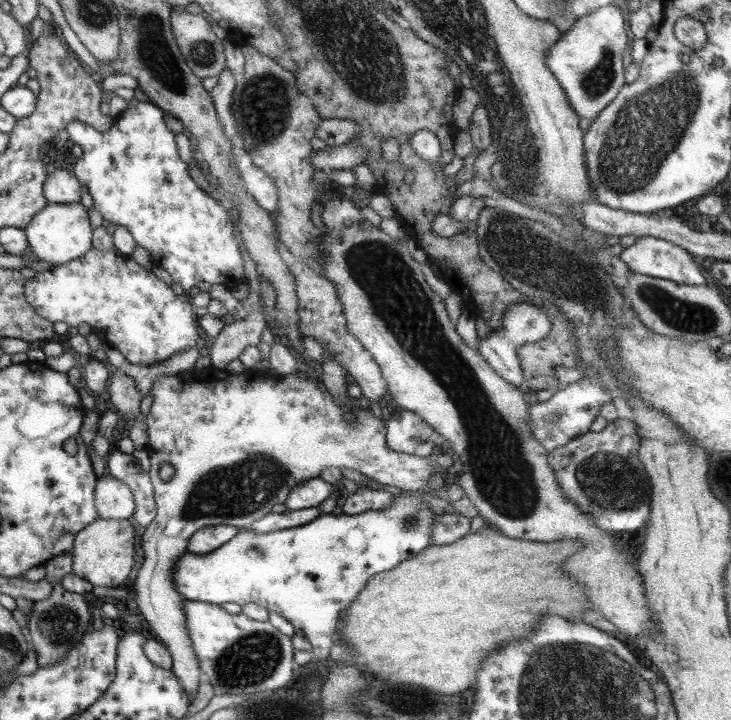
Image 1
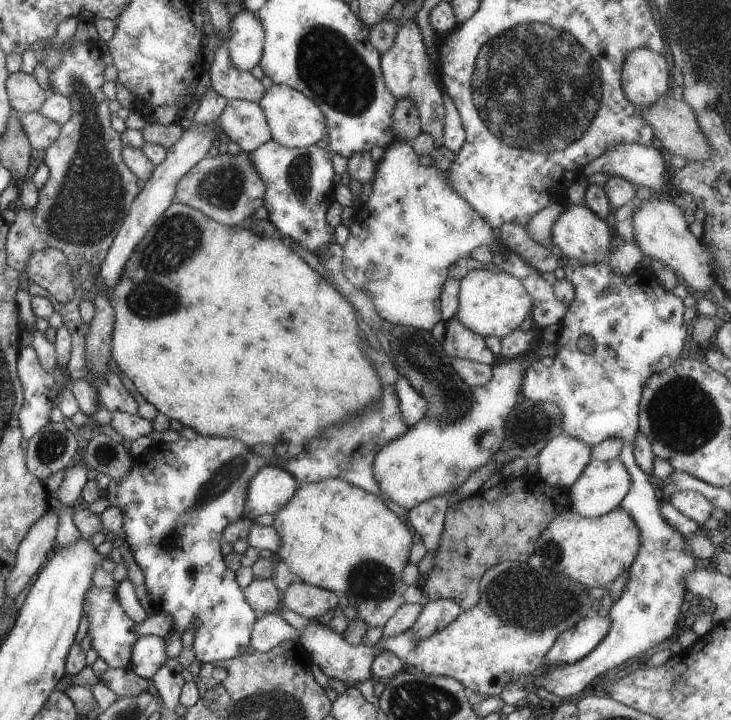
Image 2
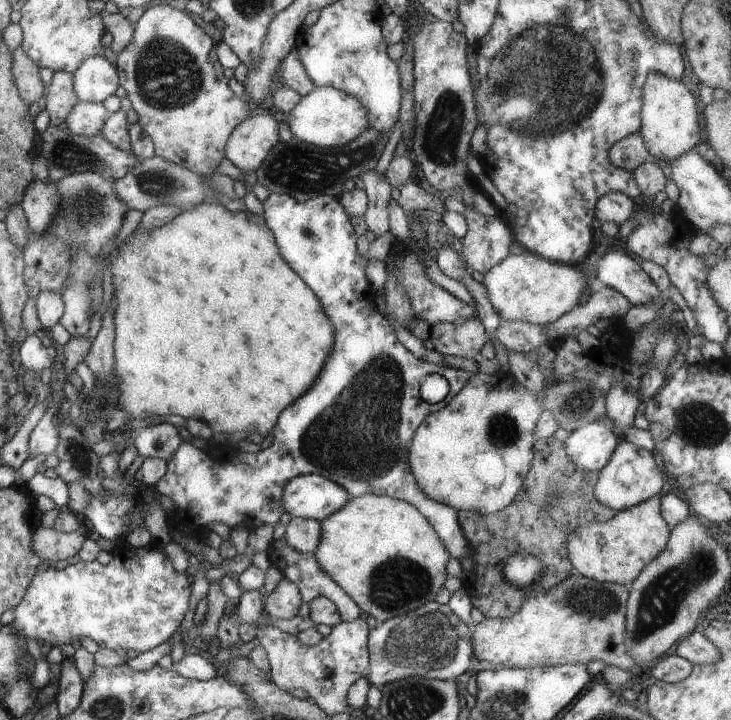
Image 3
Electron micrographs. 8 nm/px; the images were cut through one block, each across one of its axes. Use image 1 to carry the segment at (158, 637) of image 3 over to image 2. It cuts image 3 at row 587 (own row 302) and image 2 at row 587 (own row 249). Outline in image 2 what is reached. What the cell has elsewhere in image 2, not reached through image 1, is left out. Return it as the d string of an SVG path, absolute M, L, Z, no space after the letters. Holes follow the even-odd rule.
M89 586L89 590L83 596L82 616L87 620L87 635L90 637L91 648L97 656L103 659L108 668L123 668L128 665L133 643L137 640L137 634L133 630L135 622L121 610L121 604L117 602L117 594L114 588L95 588Z

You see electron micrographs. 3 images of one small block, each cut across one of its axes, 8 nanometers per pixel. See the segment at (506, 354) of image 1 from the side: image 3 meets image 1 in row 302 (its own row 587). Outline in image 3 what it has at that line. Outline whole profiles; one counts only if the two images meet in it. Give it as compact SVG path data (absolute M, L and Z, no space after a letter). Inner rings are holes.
M512 554L504 560L502 568L503 578L514 587L531 589L531 586L540 578L542 564L534 556L528 554Z

